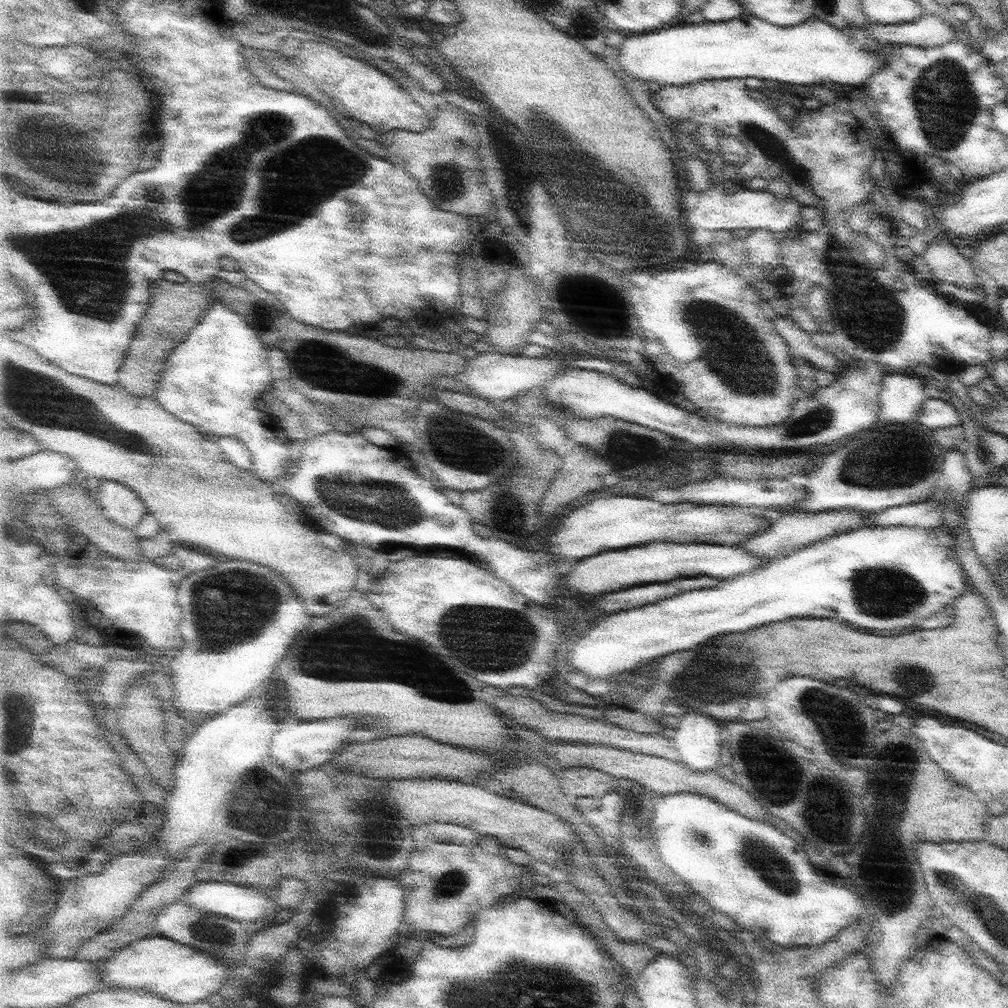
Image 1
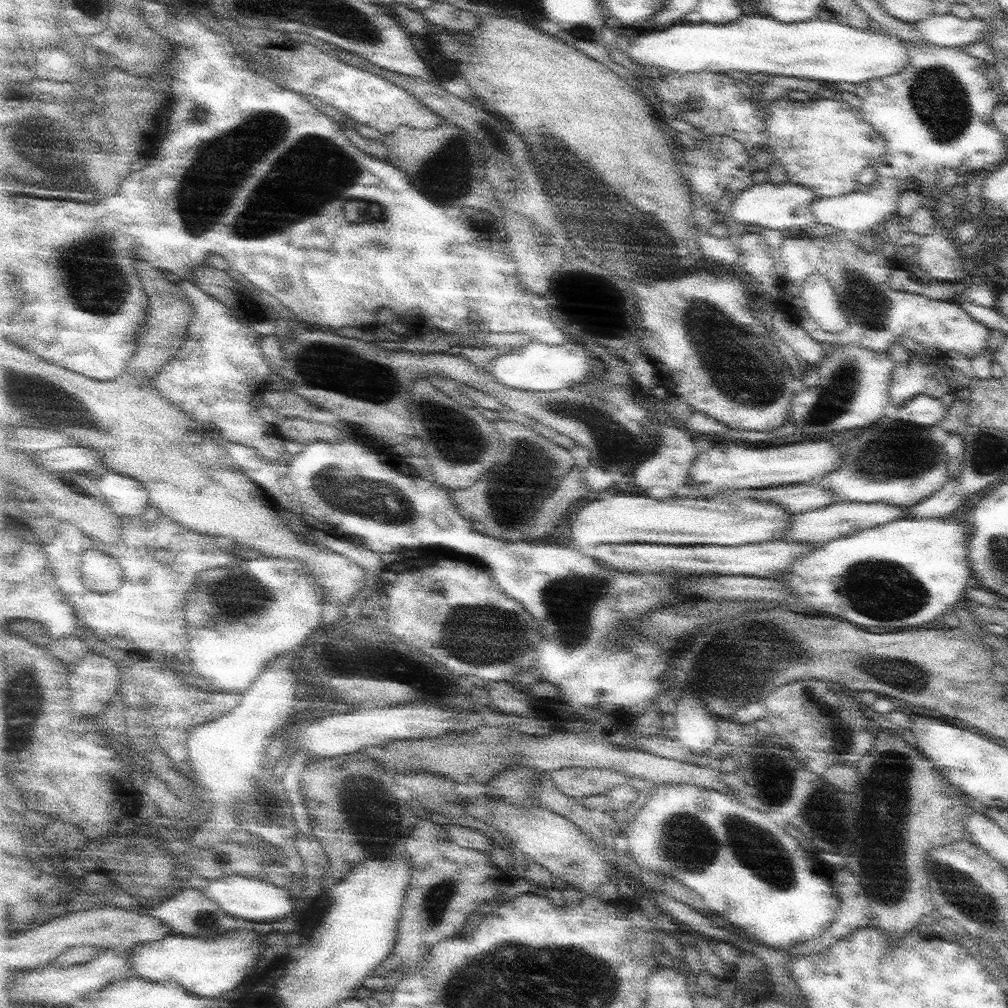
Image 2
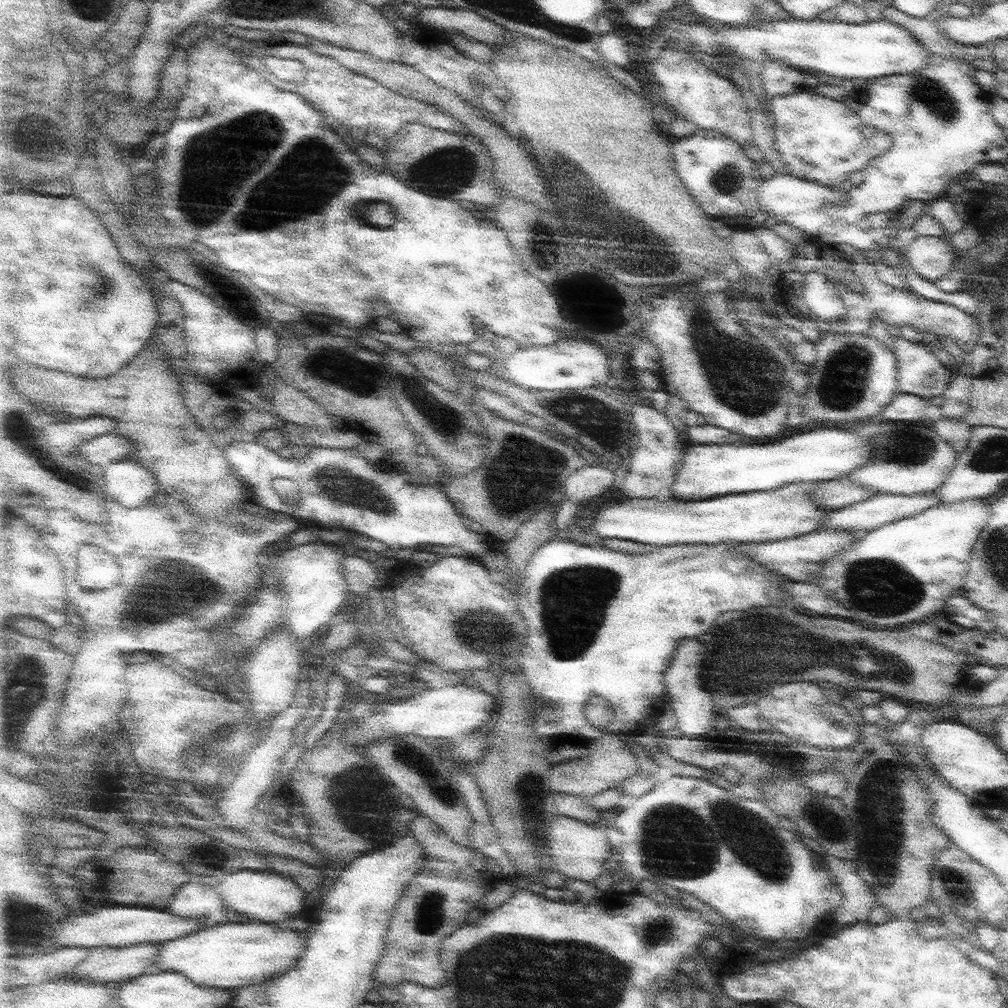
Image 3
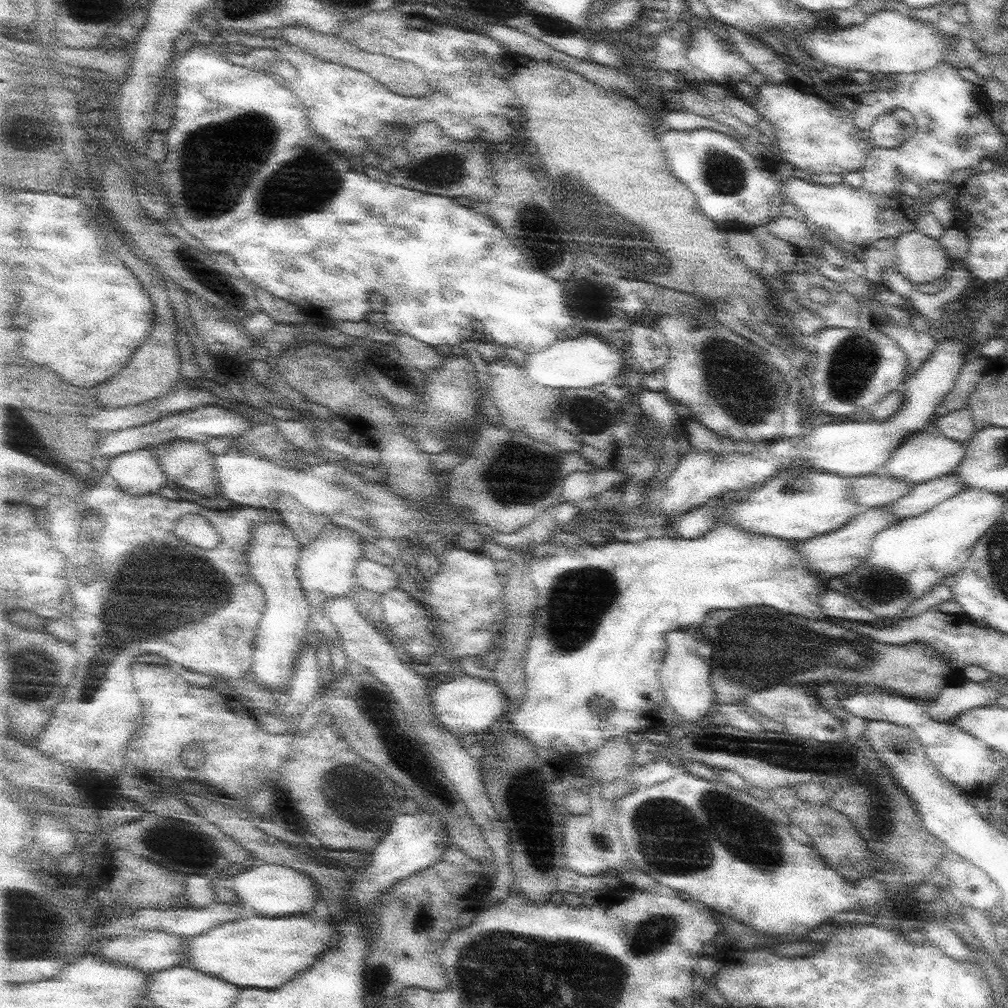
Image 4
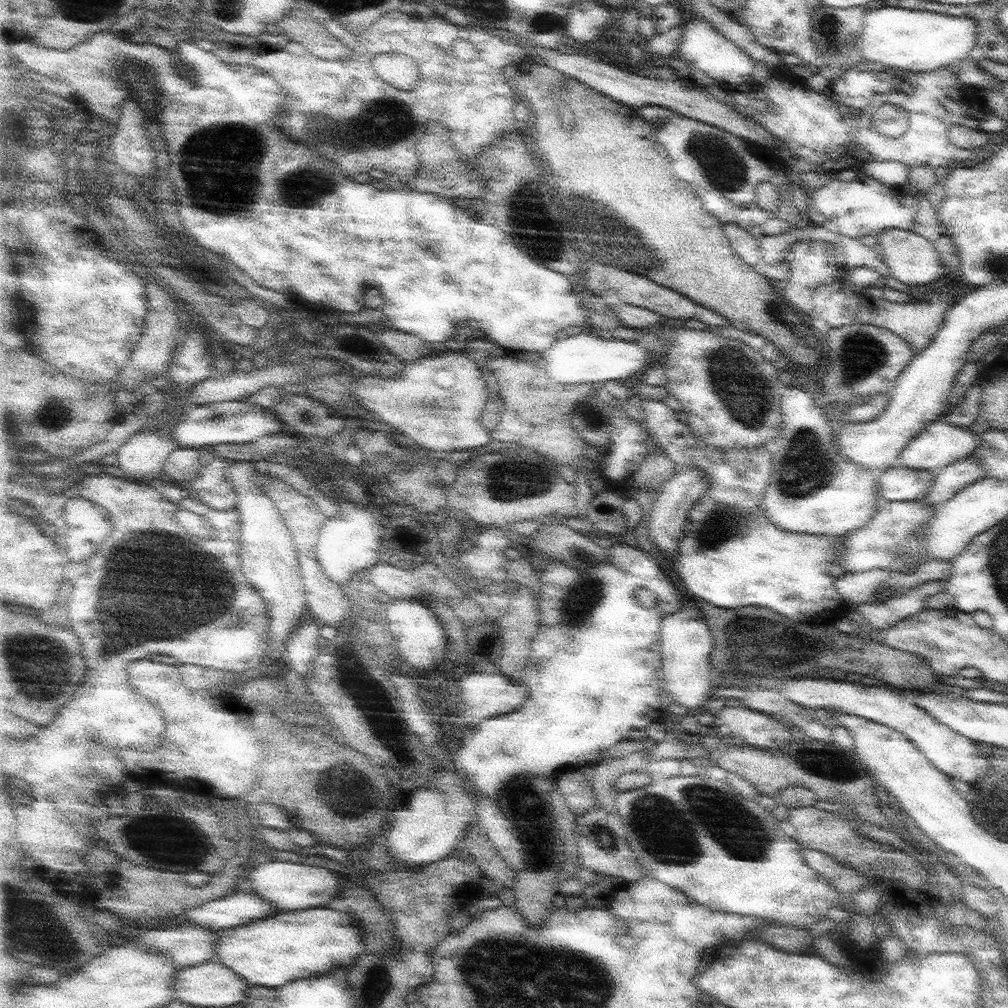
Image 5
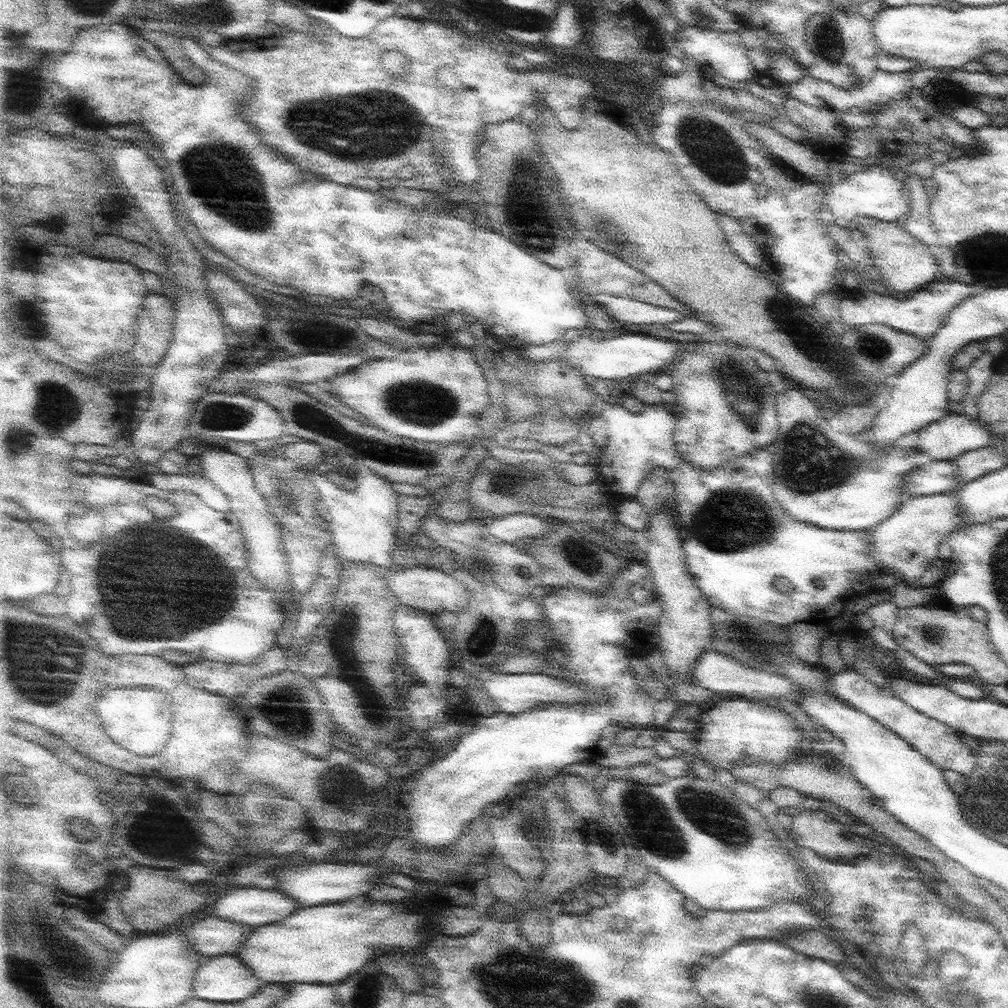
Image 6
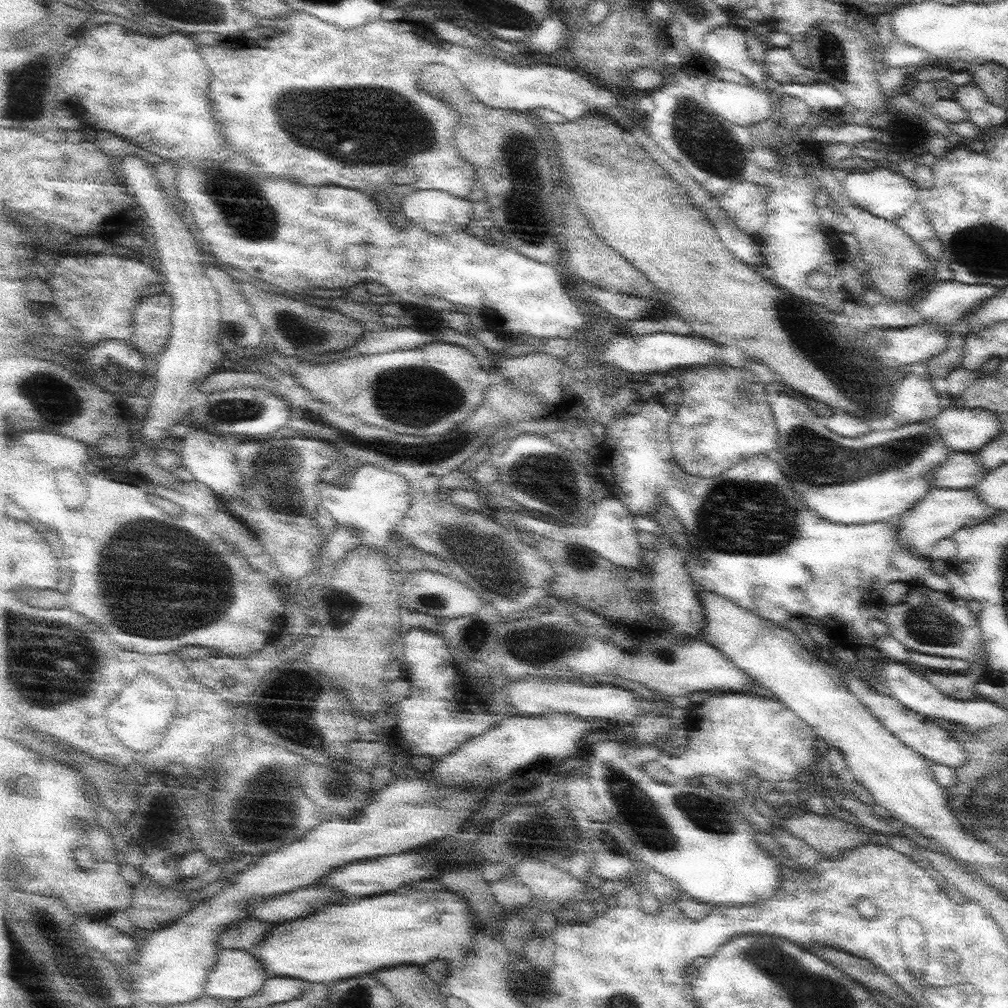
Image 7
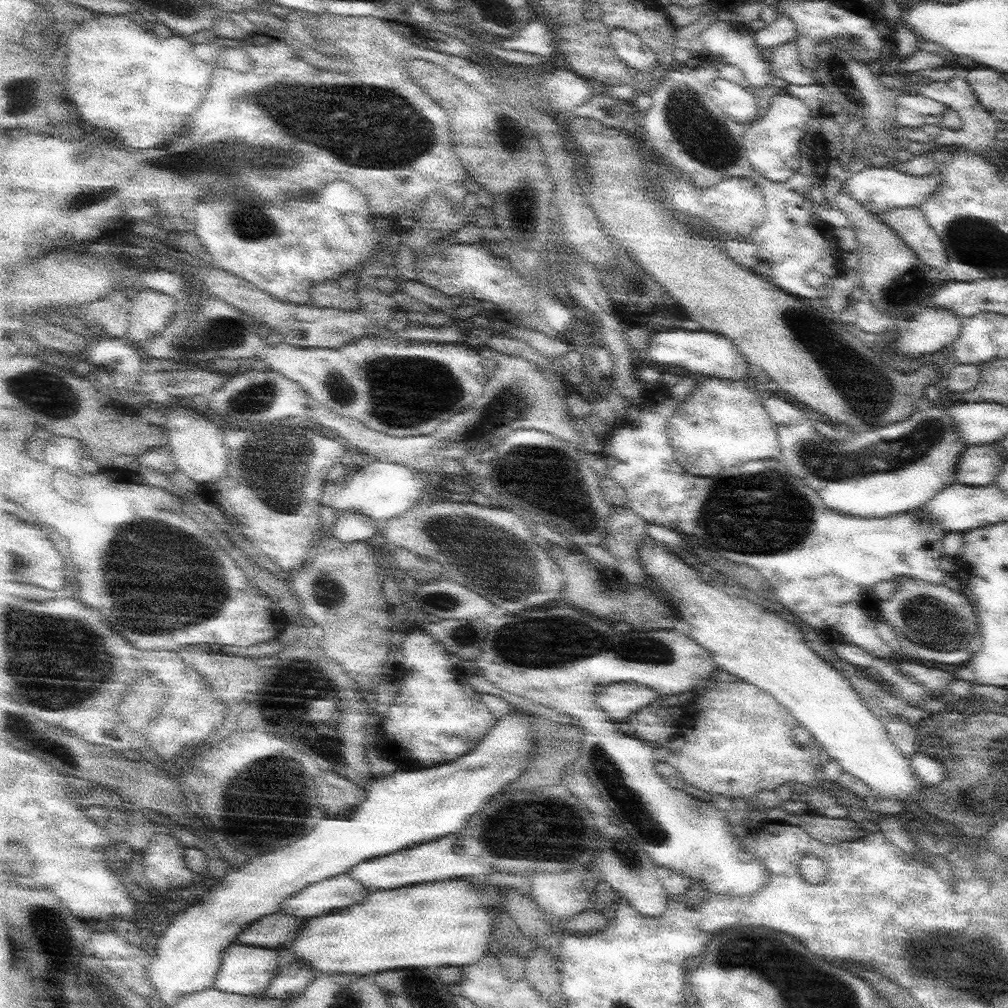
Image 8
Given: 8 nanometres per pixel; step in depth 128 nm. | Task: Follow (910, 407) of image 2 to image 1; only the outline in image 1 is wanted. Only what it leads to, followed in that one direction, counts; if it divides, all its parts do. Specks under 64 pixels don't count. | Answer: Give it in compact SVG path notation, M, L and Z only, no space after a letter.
M940 397L930 398L924 402L918 414L918 426L928 430L948 428L962 424L960 416L961 406L953 401L946 401Z

